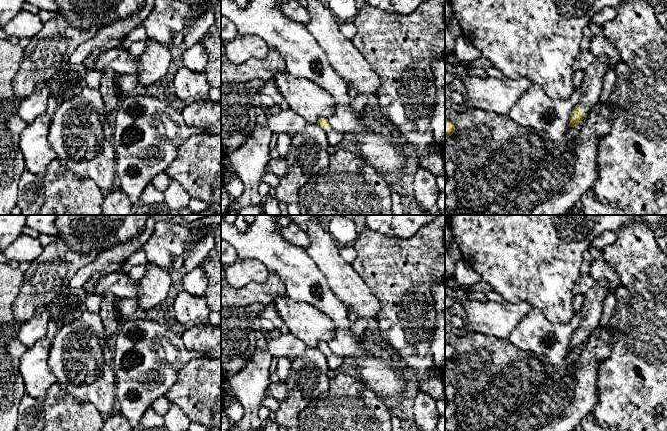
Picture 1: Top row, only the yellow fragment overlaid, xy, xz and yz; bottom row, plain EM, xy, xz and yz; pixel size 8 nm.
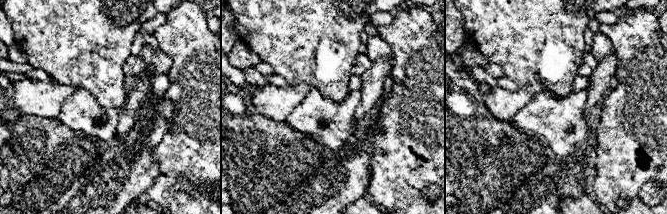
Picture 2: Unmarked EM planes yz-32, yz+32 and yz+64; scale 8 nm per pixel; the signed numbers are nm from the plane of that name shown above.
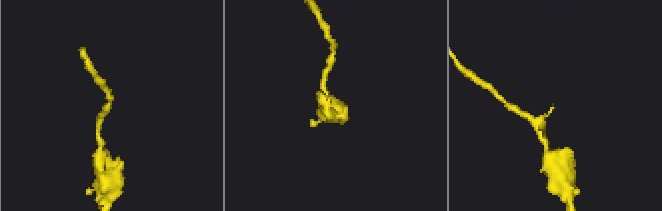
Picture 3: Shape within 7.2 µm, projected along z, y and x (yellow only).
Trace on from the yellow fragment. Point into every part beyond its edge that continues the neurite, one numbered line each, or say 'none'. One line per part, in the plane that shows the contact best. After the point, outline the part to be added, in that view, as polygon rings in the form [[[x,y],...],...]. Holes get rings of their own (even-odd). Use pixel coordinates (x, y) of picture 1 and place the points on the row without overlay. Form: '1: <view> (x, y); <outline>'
1: yz (592, 310); [[[601,279],[584,295],[585,301],[581,308],[582,319],[579,329],[586,339],[591,330],[600,324],[600,318],[603,314],[604,299],[609,292],[607,282],[605,279]]]

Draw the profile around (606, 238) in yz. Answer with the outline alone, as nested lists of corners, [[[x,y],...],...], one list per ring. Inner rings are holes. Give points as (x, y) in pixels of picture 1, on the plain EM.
[[[605,231],[592,241],[591,246],[602,250],[604,247],[611,245],[616,240],[616,237],[616,232]]]

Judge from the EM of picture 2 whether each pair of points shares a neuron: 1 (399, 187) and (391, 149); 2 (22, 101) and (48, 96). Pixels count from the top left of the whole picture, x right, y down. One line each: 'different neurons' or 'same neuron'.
1: same neuron
2: same neuron

